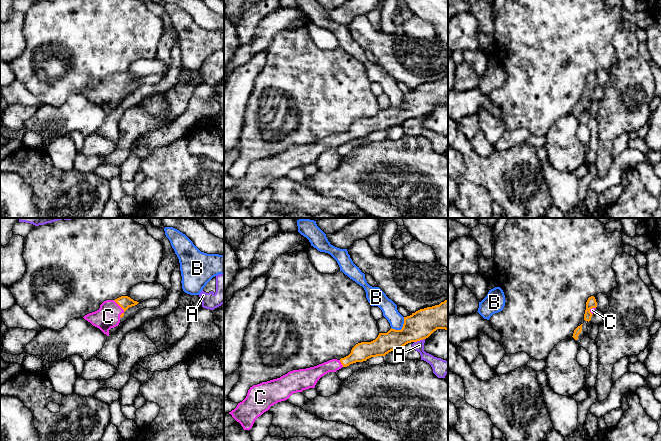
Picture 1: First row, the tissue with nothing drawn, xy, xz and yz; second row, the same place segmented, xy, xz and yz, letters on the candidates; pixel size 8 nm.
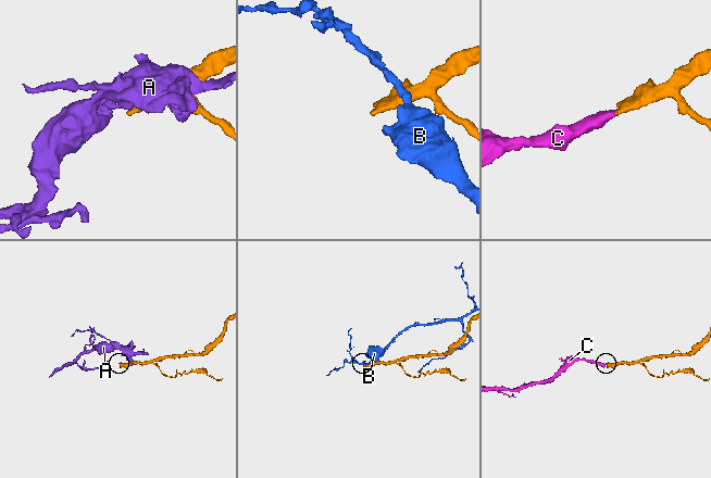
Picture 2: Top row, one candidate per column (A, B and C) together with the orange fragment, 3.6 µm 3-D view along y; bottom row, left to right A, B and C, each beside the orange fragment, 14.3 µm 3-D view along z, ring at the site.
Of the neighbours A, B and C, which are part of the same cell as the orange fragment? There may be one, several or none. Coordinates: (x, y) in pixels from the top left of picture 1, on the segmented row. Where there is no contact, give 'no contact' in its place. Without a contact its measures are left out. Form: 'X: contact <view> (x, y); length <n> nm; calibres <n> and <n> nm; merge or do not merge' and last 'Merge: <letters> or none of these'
A: contact xz (419, 340); length 90 nm; calibres 220 and 110 nm; do not merge
B: contact xz (402, 328); length 140 nm; calibres 220 and 120 nm; do not merge
C: contact xy (122, 308); length 160 nm; calibres 100 and 190 nm; merge
Merge: C

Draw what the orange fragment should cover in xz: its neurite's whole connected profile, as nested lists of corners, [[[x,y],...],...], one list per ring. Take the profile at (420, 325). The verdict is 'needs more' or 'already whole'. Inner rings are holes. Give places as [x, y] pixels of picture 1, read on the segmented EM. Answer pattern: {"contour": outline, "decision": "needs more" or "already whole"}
{"contour": [[[448,299],[404,317],[401,330],[391,328],[387,333],[379,333],[371,342],[356,344],[351,353],[340,360],[332,359],[314,367],[293,370],[280,378],[253,385],[246,398],[229,414],[244,430],[250,430],[255,420],[271,406],[287,400],[293,393],[315,388],[317,381],[325,374],[371,357],[385,356],[408,343],[428,338],[437,329],[448,330]]], "decision": "needs more"}

